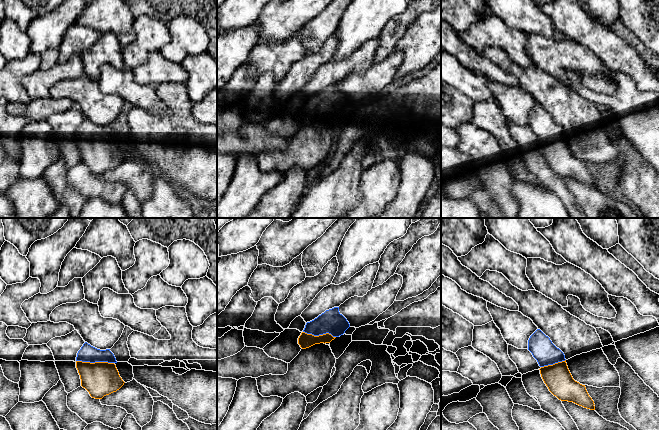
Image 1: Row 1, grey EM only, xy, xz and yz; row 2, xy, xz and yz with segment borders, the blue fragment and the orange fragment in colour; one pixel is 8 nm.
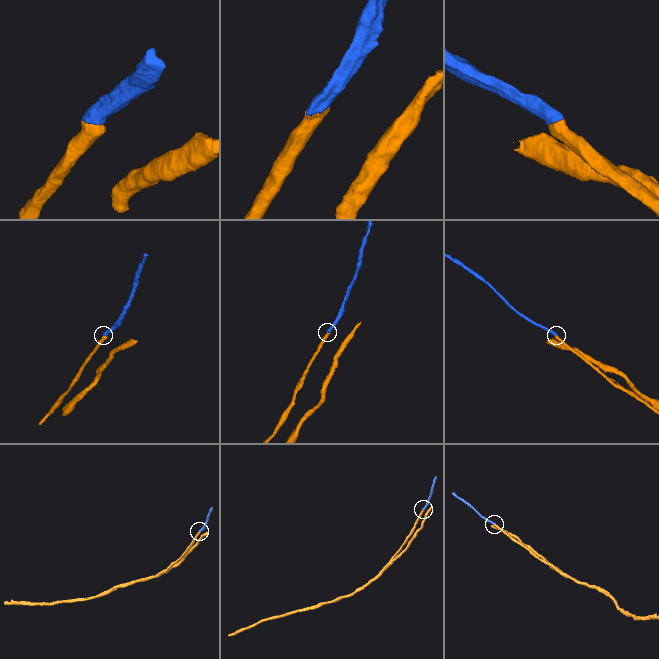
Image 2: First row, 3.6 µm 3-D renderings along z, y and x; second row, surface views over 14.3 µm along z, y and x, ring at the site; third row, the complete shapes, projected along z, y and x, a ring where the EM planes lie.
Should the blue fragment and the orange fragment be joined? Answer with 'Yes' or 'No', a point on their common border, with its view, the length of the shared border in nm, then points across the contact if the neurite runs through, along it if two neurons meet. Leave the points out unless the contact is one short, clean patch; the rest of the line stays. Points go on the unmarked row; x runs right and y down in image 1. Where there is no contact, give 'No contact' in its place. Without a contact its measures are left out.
Yes. Touches blue at xy (95, 137). Shared border 300 nm. Path across: xy (87, 129), (95, 137), (100, 155)

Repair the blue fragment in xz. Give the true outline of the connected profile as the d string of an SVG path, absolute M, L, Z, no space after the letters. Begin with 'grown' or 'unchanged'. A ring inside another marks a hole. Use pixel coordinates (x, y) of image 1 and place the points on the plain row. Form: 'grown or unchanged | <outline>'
grown | M334 83L306 99L298 114L298 120L302 125L306 125L315 120L330 119L343 111L349 103L350 100L339 88L339 83Z

